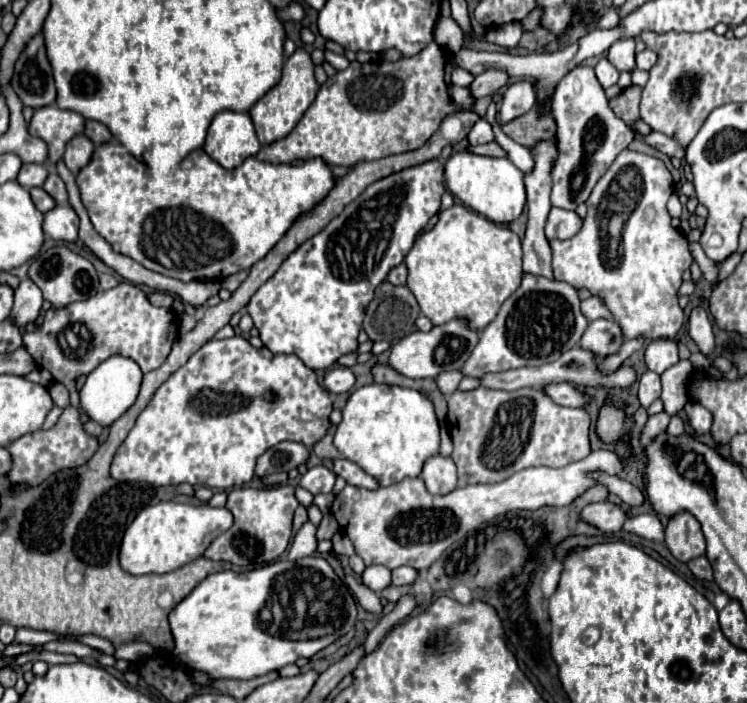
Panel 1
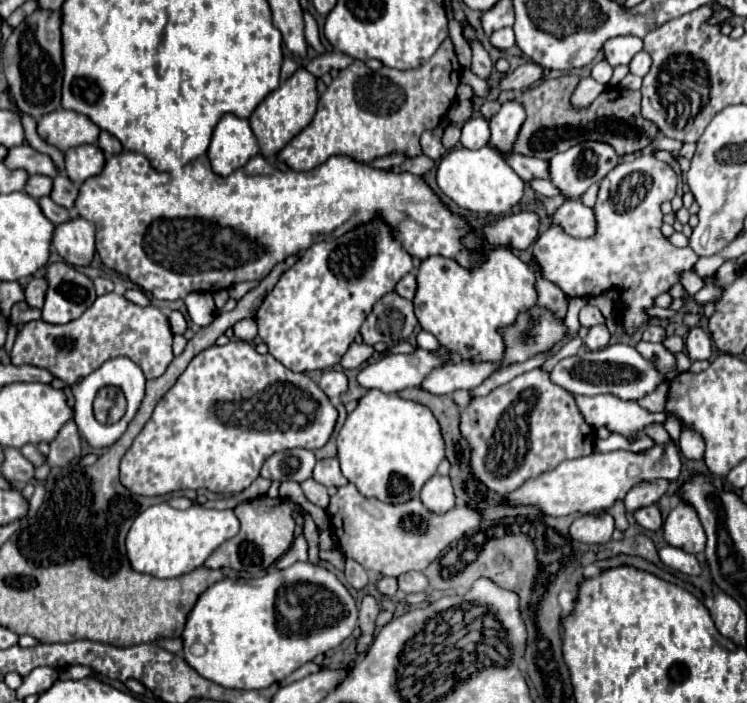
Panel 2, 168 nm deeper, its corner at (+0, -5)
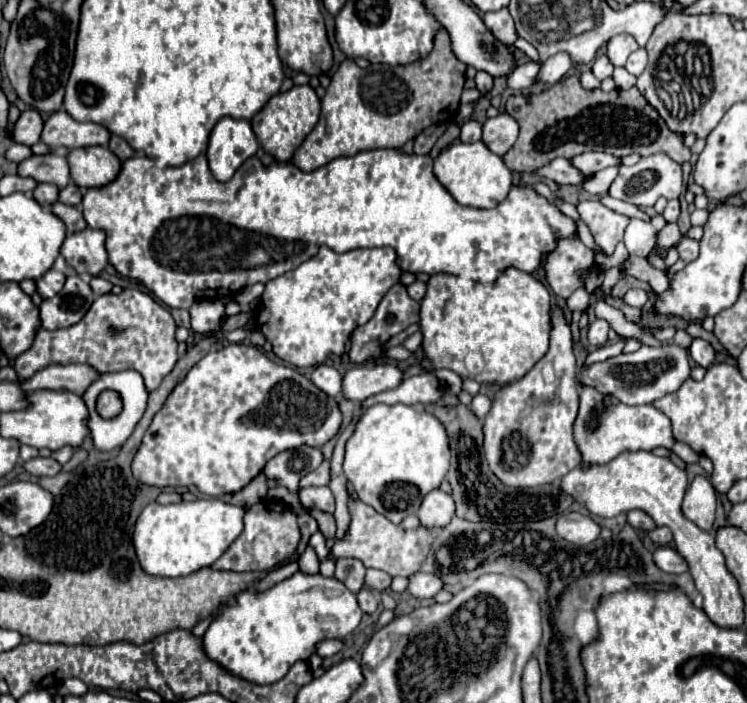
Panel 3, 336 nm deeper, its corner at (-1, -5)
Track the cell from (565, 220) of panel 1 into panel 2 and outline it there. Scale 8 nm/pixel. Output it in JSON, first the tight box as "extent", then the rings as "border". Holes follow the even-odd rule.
{"extent":[552,200,596,238],"border":[[[566,200],[554,214],[552,224],[560,226],[574,238],[590,238],[596,232],[594,210],[586,208],[580,200]]]}

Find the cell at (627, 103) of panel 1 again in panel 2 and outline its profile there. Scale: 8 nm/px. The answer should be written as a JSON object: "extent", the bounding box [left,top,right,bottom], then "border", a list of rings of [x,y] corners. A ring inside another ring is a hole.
{"extent":[514,76,658,160],"border":[[[560,76],[552,80],[542,80],[538,86],[524,90],[516,100],[526,108],[526,122],[514,142],[514,152],[524,156],[534,156],[548,160],[556,152],[564,152],[574,144],[584,140],[600,140],[614,146],[614,150],[624,156],[642,150],[658,134],[658,128],[644,120],[640,114],[640,90],[608,88],[604,90],[590,108],[572,110],[570,94],[578,84],[578,76]]]}

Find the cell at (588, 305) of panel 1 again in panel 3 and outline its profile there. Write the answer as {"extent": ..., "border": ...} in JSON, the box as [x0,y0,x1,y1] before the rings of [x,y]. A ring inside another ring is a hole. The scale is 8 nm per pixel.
{"extent":[567,288,589,312],"border":[[[577,288],[569,298],[567,298],[567,308],[571,312],[579,310],[579,312],[585,312],[589,308],[589,294],[583,290],[583,288]]]}

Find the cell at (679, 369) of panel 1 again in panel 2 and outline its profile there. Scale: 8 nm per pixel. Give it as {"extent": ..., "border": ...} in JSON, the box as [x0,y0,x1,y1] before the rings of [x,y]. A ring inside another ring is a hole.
{"extent":[664,412,682,442],"border":[[[666,412],[666,422],[664,422],[664,428],[668,430],[670,438],[672,438],[674,442],[678,442],[678,436],[680,436],[680,430],[682,430],[682,422],[680,422],[680,418],[678,418],[676,414],[668,414],[668,412]]]}

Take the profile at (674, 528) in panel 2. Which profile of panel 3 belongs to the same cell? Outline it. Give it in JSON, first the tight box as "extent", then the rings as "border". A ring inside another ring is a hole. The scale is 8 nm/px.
{"extent":[683,476,717,532],"border":[[[695,476],[683,500],[683,514],[699,528],[711,532],[713,520],[715,520],[715,508],[717,508],[717,494],[709,478]]]}

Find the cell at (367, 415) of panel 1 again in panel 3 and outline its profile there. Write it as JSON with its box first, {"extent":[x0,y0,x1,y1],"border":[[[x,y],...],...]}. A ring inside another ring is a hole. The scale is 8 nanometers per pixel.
{"extent":[343,404,449,524],"border":[[[375,404],[367,408],[353,432],[353,436],[347,440],[347,452],[343,470],[347,480],[357,490],[357,496],[361,502],[373,506],[379,514],[385,514],[393,524],[403,522],[407,516],[417,514],[423,498],[441,486],[441,482],[447,476],[449,470],[449,438],[445,432],[445,426],[429,412],[417,410],[415,406],[407,404]]]}

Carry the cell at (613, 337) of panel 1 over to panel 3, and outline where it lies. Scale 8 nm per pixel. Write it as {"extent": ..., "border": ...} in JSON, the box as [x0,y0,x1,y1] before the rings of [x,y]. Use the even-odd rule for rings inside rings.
{"extent":[587,318,609,346],"border":[[[599,318],[593,320],[589,324],[589,334],[587,334],[589,344],[591,346],[603,346],[607,342],[607,332],[609,332],[609,324],[605,320],[599,320]]]}

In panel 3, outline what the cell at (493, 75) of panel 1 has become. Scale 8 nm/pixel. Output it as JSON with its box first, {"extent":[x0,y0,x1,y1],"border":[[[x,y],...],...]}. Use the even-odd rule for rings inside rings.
{"extent":[539,52,575,84],"border":[[[565,52],[553,54],[551,58],[547,58],[547,60],[541,64],[539,78],[541,78],[541,82],[555,84],[555,82],[559,82],[573,66],[575,66],[575,64],[573,64],[573,60],[569,58],[569,54],[565,54]]]}

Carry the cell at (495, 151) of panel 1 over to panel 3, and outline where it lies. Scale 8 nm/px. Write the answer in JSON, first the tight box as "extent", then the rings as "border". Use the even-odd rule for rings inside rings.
{"extent":[537,158,585,184],"border":[[[555,158],[551,164],[537,170],[541,176],[551,178],[557,184],[583,184],[585,174],[581,174],[567,158]]]}

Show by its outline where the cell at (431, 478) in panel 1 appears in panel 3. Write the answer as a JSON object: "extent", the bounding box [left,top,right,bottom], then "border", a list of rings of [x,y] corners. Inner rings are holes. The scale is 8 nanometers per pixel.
{"extent":[417,490,455,530],"border":[[[443,490],[429,492],[417,512],[421,526],[425,526],[427,530],[437,530],[447,526],[453,514],[455,514],[455,502]]]}

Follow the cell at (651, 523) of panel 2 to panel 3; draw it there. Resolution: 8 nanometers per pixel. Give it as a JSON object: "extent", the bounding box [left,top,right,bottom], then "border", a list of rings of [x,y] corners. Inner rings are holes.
{"extent":[649,526,673,546],"border":[[[663,526],[663,528],[655,528],[655,530],[651,530],[649,536],[651,536],[651,540],[653,540],[655,544],[659,544],[659,546],[667,546],[667,544],[673,540],[671,530],[665,528],[665,526]]]}

